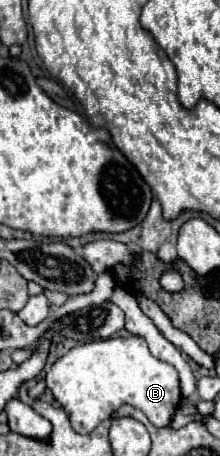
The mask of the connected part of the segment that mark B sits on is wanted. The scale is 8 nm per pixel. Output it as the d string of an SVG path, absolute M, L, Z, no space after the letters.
M140 336L106 338L80 344L58 358L46 374L46 386L66 410L78 434L90 434L124 404L140 408L154 426L168 426L180 406L180 380L174 366L154 358Z

